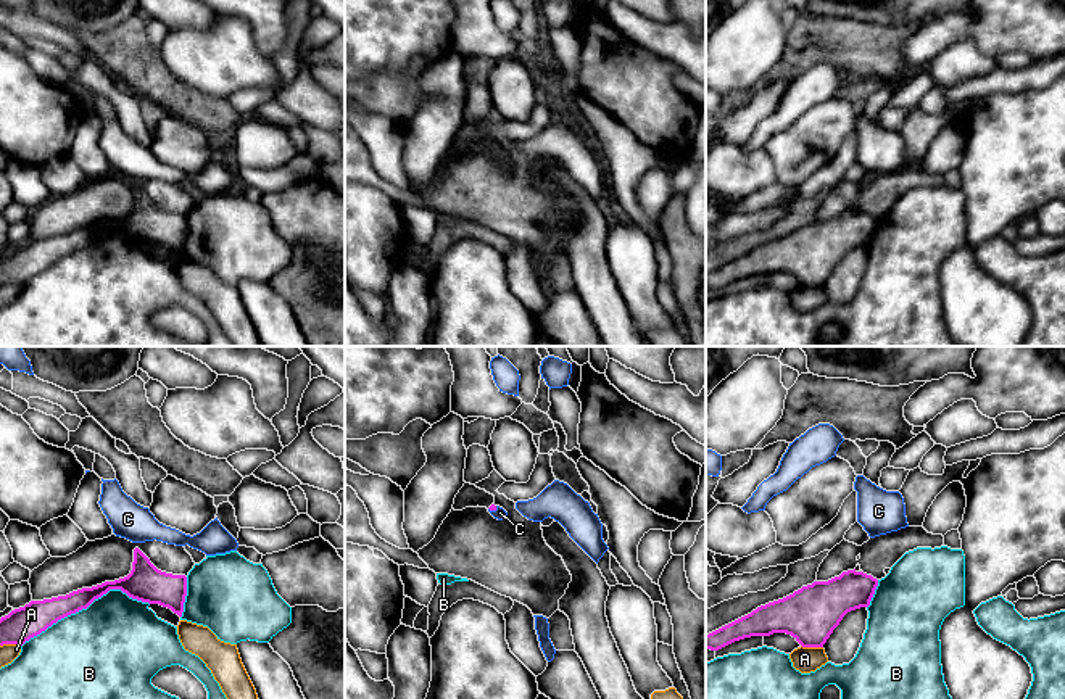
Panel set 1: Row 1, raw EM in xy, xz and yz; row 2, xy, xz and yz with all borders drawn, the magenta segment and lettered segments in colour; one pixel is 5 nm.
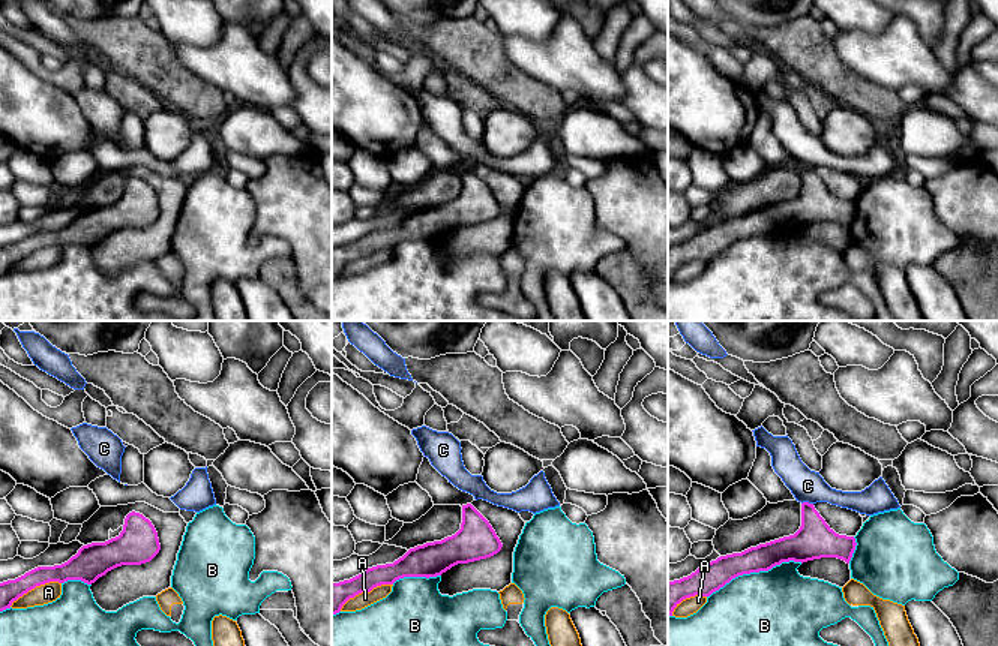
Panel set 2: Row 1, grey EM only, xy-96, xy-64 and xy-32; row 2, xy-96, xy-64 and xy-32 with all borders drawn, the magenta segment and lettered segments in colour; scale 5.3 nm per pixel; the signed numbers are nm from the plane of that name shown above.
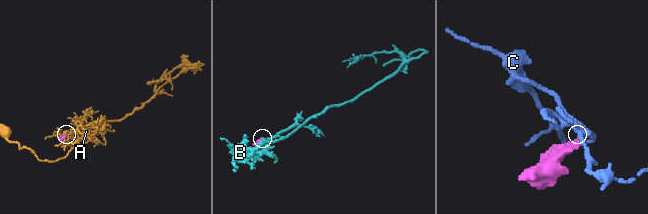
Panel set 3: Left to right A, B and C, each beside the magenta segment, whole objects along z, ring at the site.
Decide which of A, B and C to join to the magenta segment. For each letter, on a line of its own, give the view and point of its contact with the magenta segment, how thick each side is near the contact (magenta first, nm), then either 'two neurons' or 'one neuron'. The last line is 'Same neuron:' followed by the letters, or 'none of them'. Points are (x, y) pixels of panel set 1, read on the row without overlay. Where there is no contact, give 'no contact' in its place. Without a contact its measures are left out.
A: yz (812, 285) | 280/130 nm | two neurons
B: xy (84, 247) | 160/500 nm | two neurons
C: xz (492, 148) | 30/60 nm | two neurons
Same neuron: none of them

